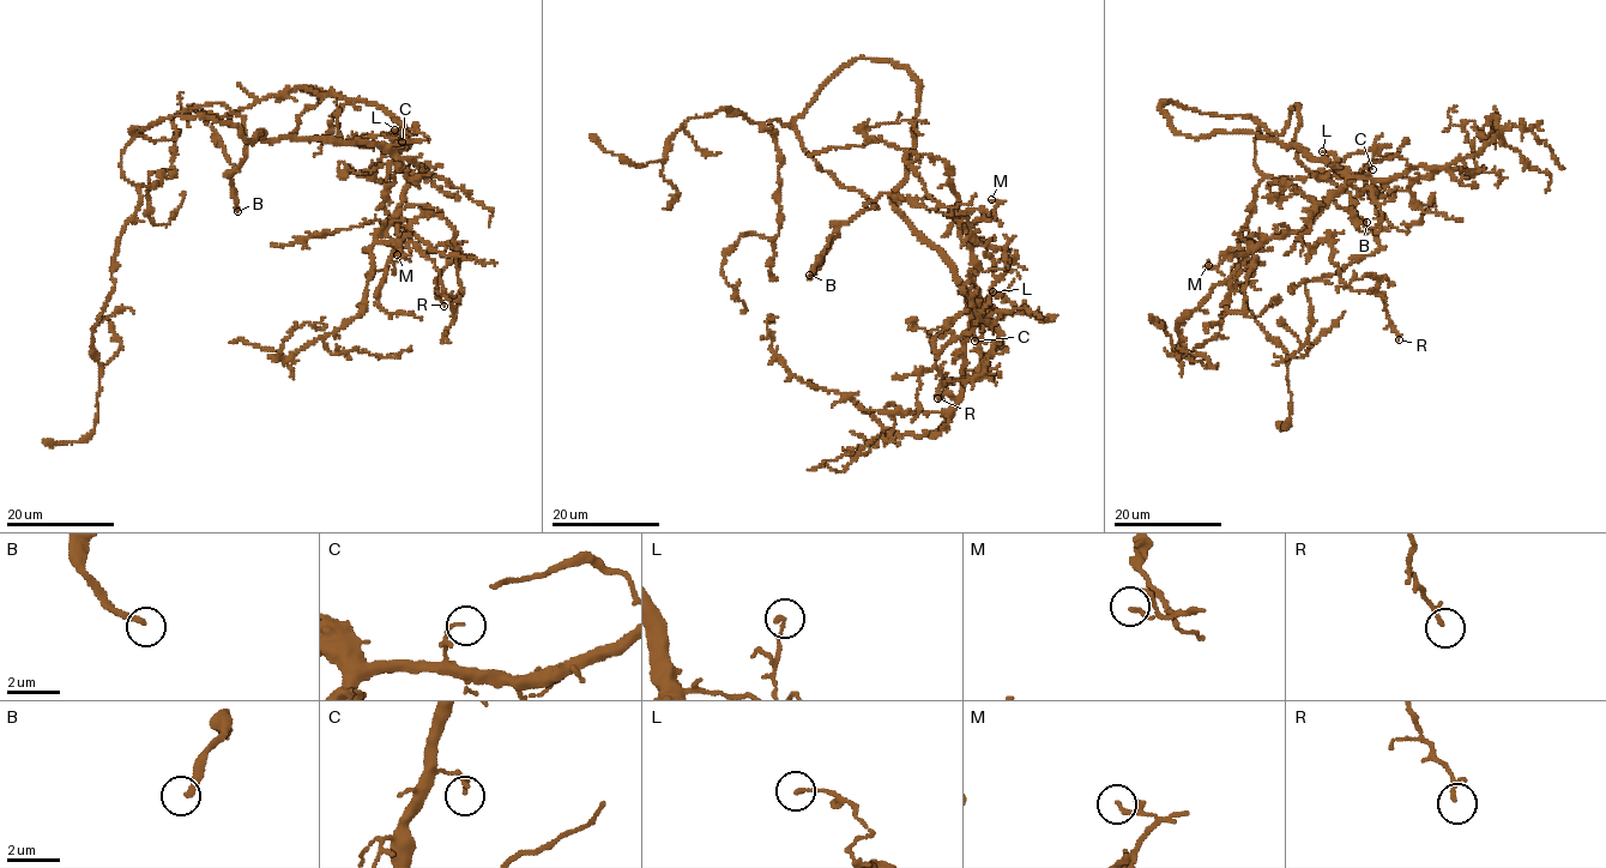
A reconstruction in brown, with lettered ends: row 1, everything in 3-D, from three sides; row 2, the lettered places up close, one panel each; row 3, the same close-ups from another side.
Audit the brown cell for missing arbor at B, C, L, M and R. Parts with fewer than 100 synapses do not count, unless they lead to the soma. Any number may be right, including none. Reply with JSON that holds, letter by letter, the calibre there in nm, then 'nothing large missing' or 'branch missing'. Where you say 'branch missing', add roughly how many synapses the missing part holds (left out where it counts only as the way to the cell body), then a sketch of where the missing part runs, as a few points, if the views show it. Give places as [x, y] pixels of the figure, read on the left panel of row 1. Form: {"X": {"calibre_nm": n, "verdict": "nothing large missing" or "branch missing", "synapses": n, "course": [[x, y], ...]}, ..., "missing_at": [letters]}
{"B": {"calibre_nm": 220, "verdict": "branch missing", "synapses": 120, "course": [[237, 211], [164, 360], [124, 397], [118, 452], [48, 481], [146, 351], [163, 293]]}, "C": {"calibre_nm": 60, "verdict": "nothing large missing"}, "L": {"calibre_nm": 160, "verdict": "nothing large missing"}, "M": {"calibre_nm": 130, "verdict": "nothing large missing"}, "R": {"calibre_nm": 160, "verdict": "nothing large missing"}, "missing_at": ["B"]}

